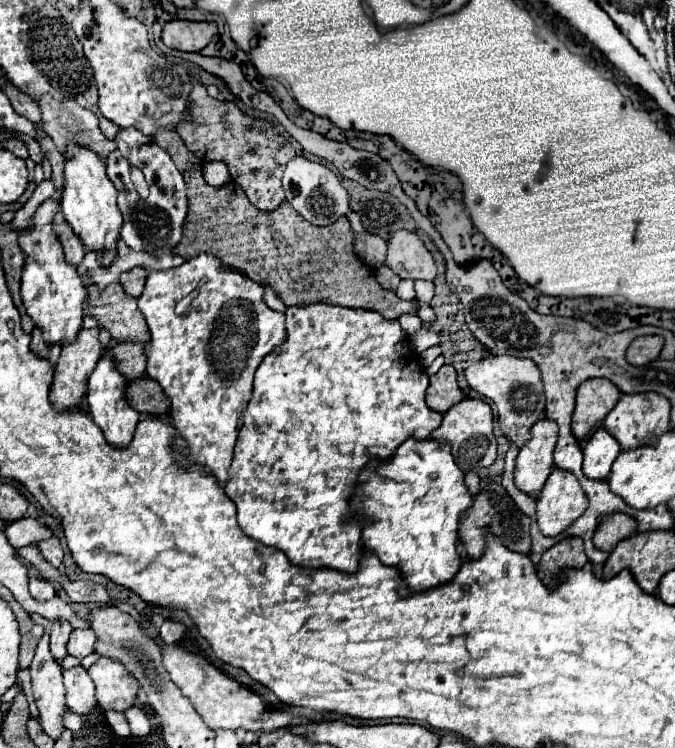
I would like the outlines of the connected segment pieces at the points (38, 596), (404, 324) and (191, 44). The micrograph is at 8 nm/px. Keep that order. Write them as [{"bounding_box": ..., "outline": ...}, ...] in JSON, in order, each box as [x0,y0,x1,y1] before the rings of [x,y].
[{"bounding_box":[29,577,55,601],"outline":[[[31,577],[29,579],[29,593],[35,601],[49,601],[55,597],[55,589],[49,581],[41,579],[41,577]]]},{"bounding_box":[399,315,421,337],"outline":[[[401,315],[399,317],[399,323],[401,323],[401,329],[411,337],[411,335],[415,335],[419,329],[421,329],[421,319],[417,317],[417,315]]]},{"bounding_box":[163,21,217,51],"outline":[[[169,21],[163,27],[163,43],[179,51],[201,51],[217,33],[213,21]]]}]

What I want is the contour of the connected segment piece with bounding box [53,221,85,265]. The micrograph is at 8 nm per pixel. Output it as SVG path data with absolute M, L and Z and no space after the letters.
M63 221L63 223L53 223L53 231L57 233L61 245L63 245L63 251L65 251L65 259L71 263L71 265L79 265L83 261L83 255L85 255L85 247L83 243L77 239L75 231Z

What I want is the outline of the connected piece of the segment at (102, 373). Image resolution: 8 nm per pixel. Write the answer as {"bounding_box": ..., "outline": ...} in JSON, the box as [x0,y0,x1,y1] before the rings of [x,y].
{"bounding_box":[87,353,141,449],"outline":[[[105,353],[89,377],[89,391],[87,391],[89,415],[93,417],[97,427],[103,431],[107,443],[111,447],[119,447],[119,449],[127,447],[131,443],[131,437],[135,433],[135,425],[139,423],[139,417],[141,417],[139,411],[129,407],[125,401],[125,383],[127,383],[127,379],[115,369],[113,359]]]}

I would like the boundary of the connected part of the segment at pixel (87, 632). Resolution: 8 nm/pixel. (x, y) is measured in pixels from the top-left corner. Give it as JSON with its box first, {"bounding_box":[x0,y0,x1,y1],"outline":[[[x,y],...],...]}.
{"bounding_box":[67,629,97,659],"outline":[[[73,629],[67,643],[67,653],[77,659],[83,659],[95,651],[95,643],[97,635],[93,633],[93,629]]]}

